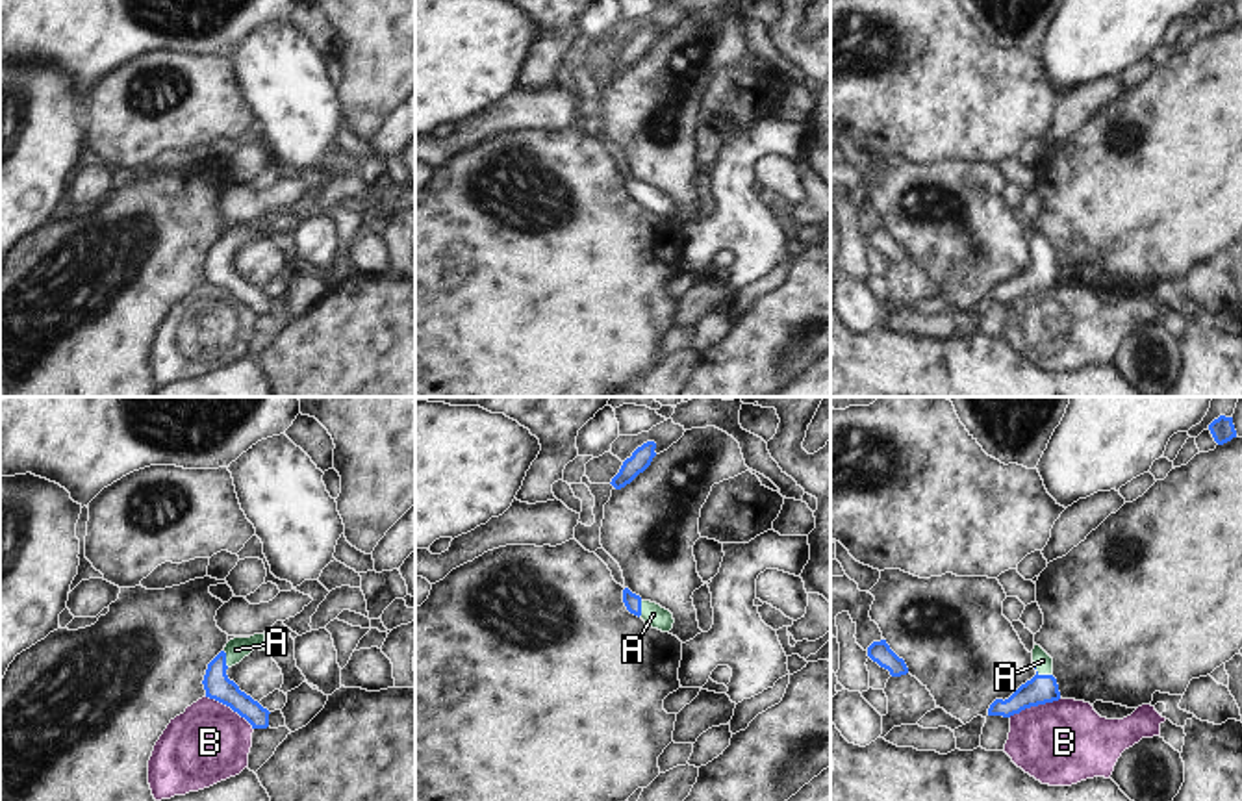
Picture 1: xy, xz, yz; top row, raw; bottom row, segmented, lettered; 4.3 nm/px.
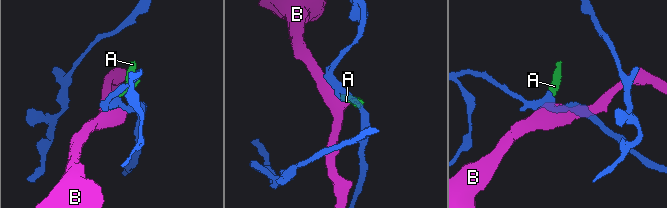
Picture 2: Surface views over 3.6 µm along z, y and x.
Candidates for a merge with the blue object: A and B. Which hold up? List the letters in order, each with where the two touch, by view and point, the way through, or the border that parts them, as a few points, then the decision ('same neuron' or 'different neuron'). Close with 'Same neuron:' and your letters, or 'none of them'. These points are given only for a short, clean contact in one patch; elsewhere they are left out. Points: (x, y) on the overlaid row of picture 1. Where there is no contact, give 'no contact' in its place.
A: yz (1040, 675) | across yz (1042, 688), (1040, 675), (1042, 661) | same neuron
B: yz (1035, 705) | different neuron
Same neuron: A

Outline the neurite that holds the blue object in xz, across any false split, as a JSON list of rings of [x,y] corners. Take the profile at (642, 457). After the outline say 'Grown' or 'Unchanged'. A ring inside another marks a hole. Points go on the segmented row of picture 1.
[[[647,441],[638,447],[632,456],[623,462],[619,473],[612,478],[610,484],[615,490],[621,490],[630,484],[640,473],[643,473],[651,465],[653,458],[656,456],[654,449],[654,441]]]. Unchanged.

